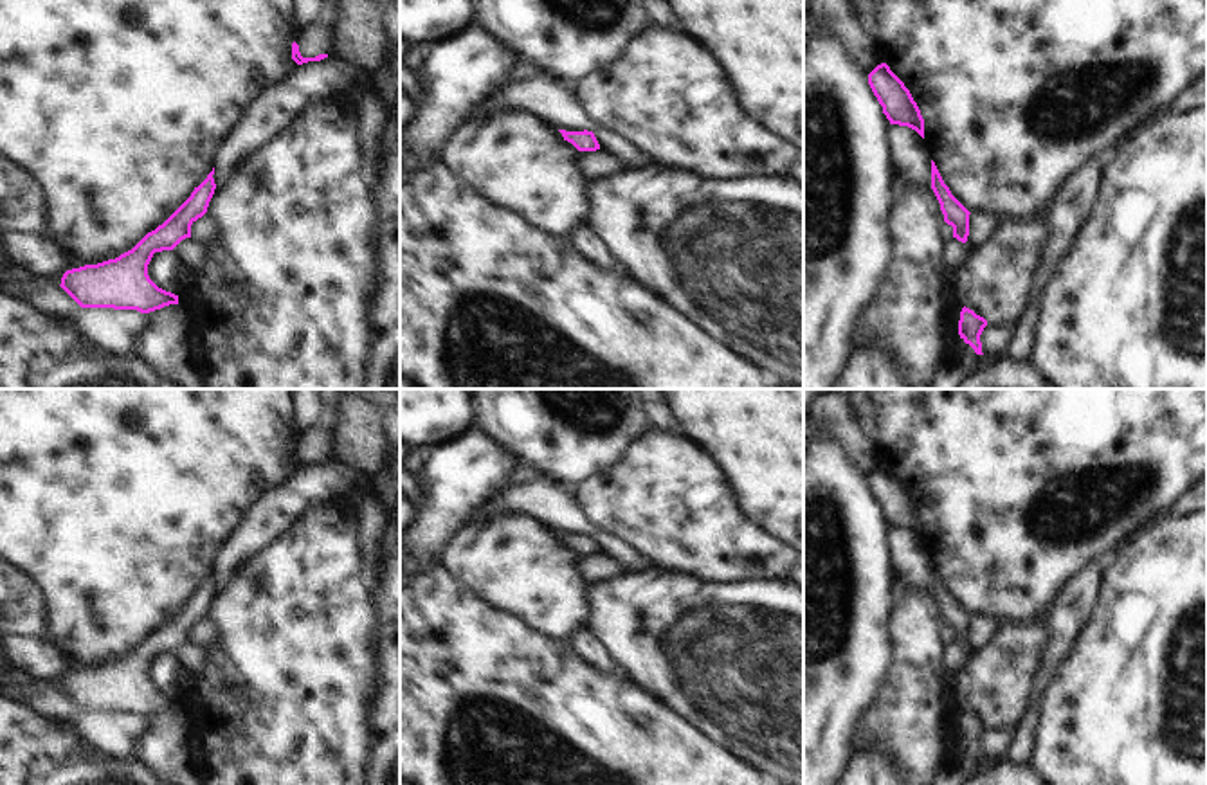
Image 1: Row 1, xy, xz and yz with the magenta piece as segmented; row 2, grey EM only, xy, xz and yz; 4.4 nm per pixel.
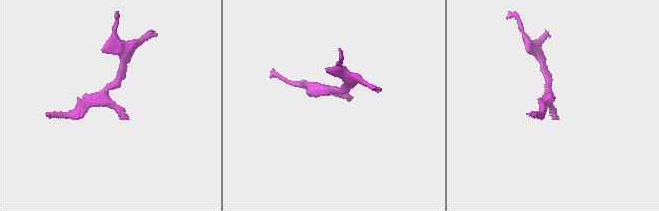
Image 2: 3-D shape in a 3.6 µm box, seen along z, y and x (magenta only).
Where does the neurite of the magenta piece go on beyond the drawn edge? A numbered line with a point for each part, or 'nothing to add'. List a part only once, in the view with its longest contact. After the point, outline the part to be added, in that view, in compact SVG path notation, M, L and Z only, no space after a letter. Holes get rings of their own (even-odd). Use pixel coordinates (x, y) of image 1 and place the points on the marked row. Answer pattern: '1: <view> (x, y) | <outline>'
1: yz (971, 362) | M960 338L960 342L962 342L960 365L962 365L964 376L973 376L973 374L976 374L978 371L982 371L989 365L985 356L976 355L975 349L969 344L964 342L964 338Z

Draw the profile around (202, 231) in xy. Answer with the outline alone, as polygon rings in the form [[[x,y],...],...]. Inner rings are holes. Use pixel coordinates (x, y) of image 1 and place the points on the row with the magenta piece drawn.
[[[205,214],[198,218],[196,221],[193,221],[191,225],[191,239],[202,245],[213,243],[216,239],[216,234],[218,230],[214,223]]]

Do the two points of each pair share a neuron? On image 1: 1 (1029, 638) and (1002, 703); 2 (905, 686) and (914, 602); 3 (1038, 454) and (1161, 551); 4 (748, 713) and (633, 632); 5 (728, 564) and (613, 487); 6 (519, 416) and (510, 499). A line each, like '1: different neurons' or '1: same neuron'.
1: same neuron
2: same neuron
3: different neurons
4: same neuron
5: same neuron
6: different neurons

